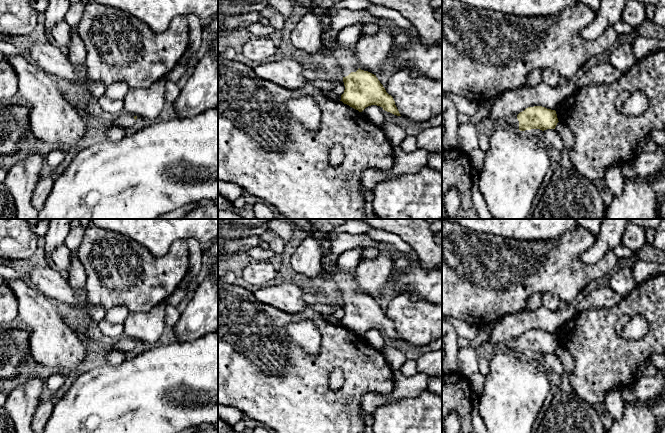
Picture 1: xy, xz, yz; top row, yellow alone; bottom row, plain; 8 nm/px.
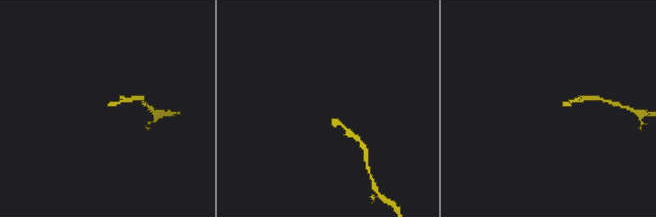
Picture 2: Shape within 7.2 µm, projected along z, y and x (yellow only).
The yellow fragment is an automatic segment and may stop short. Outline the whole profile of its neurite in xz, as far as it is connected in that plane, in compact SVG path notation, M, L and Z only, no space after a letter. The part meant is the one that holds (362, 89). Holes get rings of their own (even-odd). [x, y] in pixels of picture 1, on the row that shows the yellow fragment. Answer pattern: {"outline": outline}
{"outline": "M293 0L293 2L305 6L305 13L320 17L323 27L322 43L336 58L338 71L343 77L345 90L340 101L359 112L368 106L377 105L387 112L401 116L393 97L386 92L376 75L359 68L354 50L343 48L336 39L329 39L326 36L325 33L331 23L331 17L326 13L326 9L320 7L314 0Z"}

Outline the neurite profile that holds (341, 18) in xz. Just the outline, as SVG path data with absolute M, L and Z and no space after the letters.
M350 9L335 10L331 17L329 29L326 31L326 36L329 39L336 39L339 32L358 22L362 23L379 23L380 20L376 17L367 14L365 10L353 11Z

